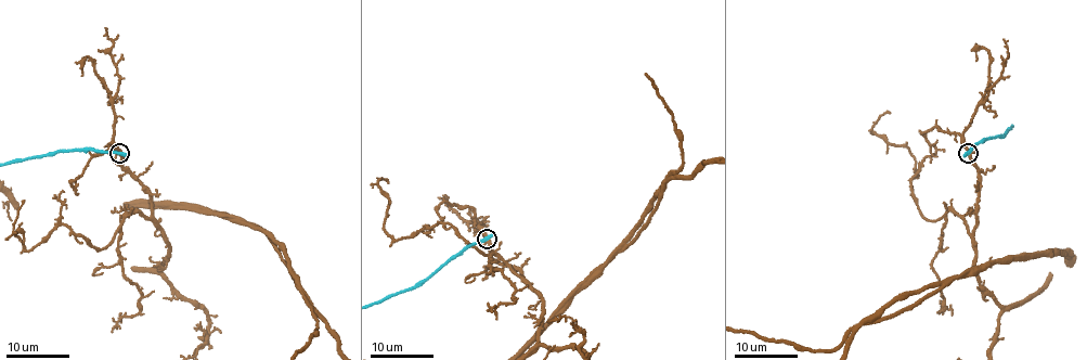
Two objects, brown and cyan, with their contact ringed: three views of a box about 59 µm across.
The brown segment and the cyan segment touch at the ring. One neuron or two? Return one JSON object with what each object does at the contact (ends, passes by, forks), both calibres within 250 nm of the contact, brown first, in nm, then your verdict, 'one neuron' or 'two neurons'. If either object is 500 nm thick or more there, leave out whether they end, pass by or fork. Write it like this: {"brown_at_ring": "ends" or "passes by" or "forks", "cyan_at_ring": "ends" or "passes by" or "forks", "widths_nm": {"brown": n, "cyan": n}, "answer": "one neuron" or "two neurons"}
{"brown_at_ring": "forks", "cyan_at_ring": "ends", "widths_nm": {"brown": 240, "cyan": 400}, "answer": "two neurons"}

